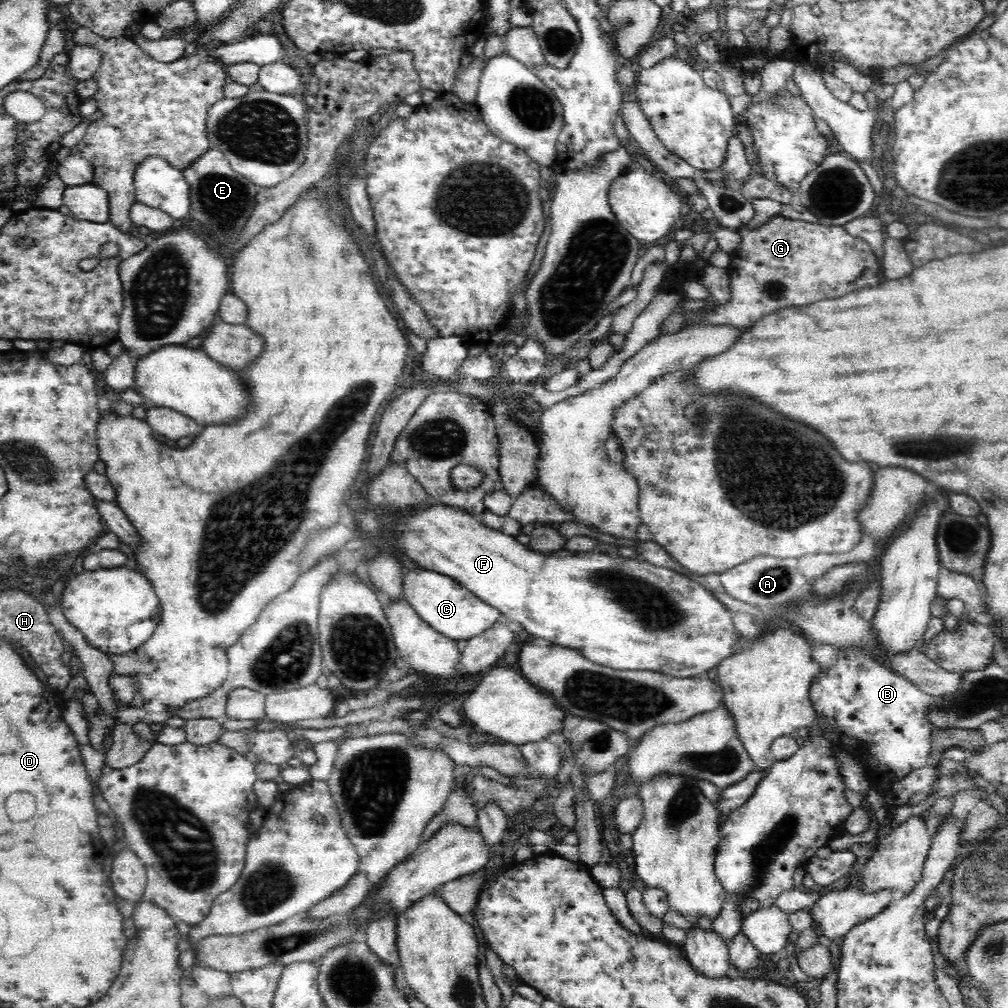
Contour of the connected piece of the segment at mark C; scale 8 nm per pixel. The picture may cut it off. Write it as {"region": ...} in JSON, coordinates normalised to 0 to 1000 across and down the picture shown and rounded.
{"region":[[[409,564],[402,569],[399,593],[408,599],[417,613],[429,624],[451,636],[478,630],[478,627],[487,623],[497,610],[493,603],[474,593],[452,574],[423,564]]]}

